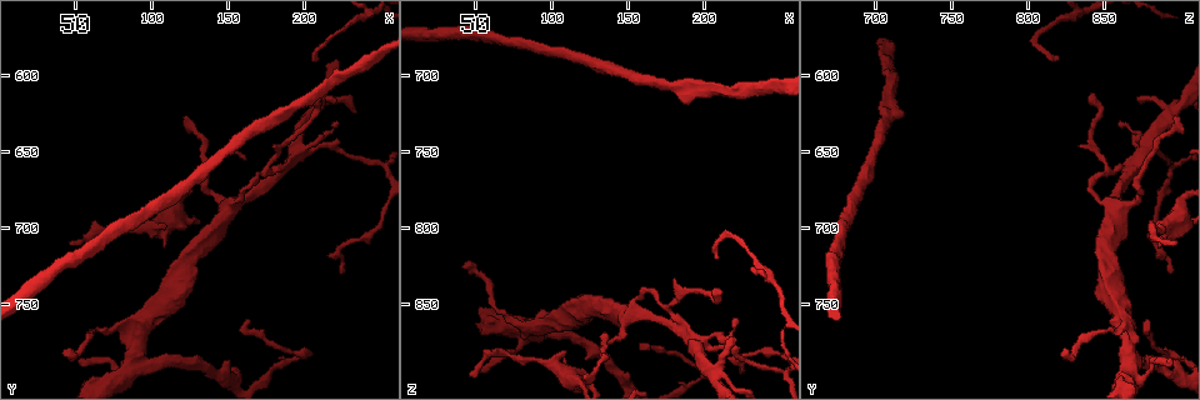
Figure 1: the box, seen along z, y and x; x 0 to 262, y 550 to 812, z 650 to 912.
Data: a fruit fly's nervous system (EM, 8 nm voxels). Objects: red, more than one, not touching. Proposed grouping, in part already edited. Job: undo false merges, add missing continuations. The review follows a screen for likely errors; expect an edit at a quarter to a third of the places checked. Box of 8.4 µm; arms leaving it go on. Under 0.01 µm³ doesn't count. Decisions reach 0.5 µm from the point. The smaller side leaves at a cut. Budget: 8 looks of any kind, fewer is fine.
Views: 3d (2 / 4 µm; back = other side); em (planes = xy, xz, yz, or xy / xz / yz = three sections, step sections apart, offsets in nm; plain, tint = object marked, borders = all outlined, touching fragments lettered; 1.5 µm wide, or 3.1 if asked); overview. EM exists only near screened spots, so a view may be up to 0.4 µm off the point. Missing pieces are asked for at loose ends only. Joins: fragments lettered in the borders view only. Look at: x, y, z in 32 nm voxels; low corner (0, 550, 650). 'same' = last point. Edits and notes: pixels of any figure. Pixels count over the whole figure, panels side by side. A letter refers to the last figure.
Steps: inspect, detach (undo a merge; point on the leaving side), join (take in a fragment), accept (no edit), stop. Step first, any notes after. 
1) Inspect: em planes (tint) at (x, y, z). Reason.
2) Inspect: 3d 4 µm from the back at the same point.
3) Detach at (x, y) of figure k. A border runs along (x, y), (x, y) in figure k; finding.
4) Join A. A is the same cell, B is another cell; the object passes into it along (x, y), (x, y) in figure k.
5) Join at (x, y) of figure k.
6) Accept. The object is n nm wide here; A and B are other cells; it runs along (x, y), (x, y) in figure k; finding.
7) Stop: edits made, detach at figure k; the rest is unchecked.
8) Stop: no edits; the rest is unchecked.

Inspect: 3d 4 µm from the back at (160, 764, 880). An open end.

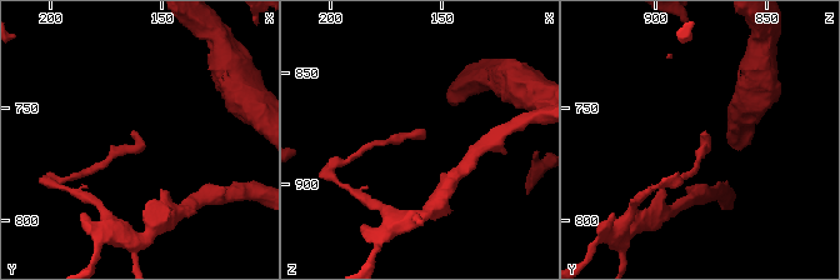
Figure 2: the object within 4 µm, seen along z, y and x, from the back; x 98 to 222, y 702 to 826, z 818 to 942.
Inspect: em planes (borders) at (160, 764, 880). Need the tissue.

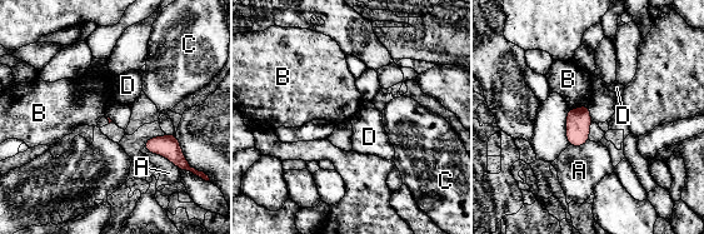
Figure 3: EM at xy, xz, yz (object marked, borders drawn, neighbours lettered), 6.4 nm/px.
Accept. The longest contact is with A, 240 nm; A, B, C and D are other cells; a border runs along (588, 103), (569, 109) in figure 3; no lettered fragment goes on from it.

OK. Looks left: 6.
Inspect: 3d 2 µm at (212, 612, 844). Long arm stops here.

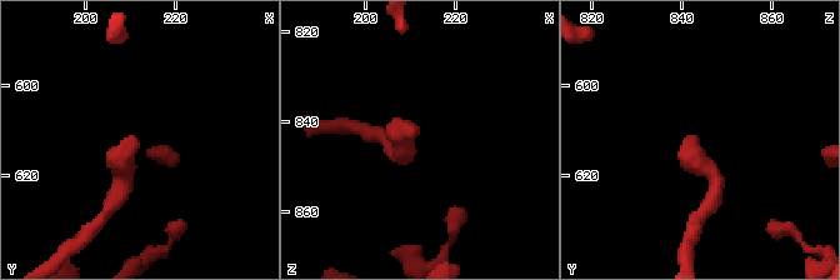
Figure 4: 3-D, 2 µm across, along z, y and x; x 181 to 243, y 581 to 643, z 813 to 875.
Inspect: em planes (borders) at (210, 611, 842).

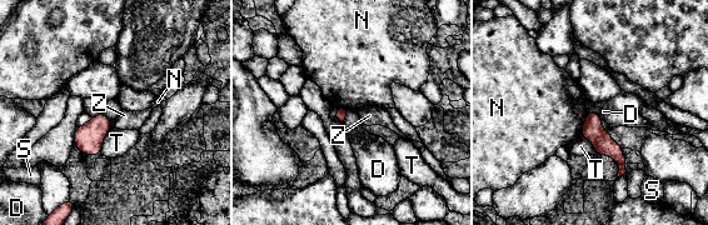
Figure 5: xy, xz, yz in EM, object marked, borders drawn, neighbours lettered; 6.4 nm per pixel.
Accept. D, N, S, T and Z are other cells; a border runs along (347, 110), (347, 115), (342, 121) in figure 5; no lettered fragment goes on from it.

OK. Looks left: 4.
Inspect: 3d 4 µm from the back at (198, 650, 876). Arms part here.

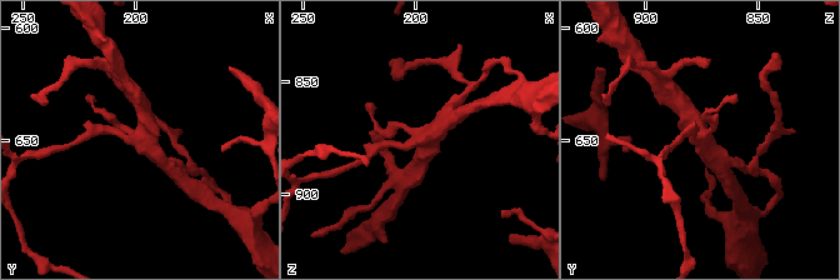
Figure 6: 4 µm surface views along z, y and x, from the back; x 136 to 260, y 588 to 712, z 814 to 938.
Inspect: em planes (borders) at (196, 650, 875).

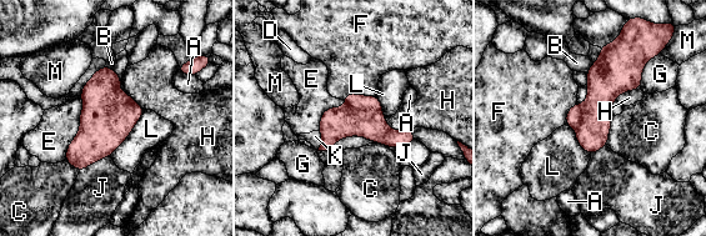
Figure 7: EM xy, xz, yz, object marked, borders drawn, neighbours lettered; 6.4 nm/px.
Accept. A, B, C, D, E, F, G, H, J, K, L and M are other cells; a border runs along (80, 95), (80, 130), (64, 159) in figure 7; continuous, no second cell.

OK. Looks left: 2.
Stop: no edits; the rest is unchecked.

